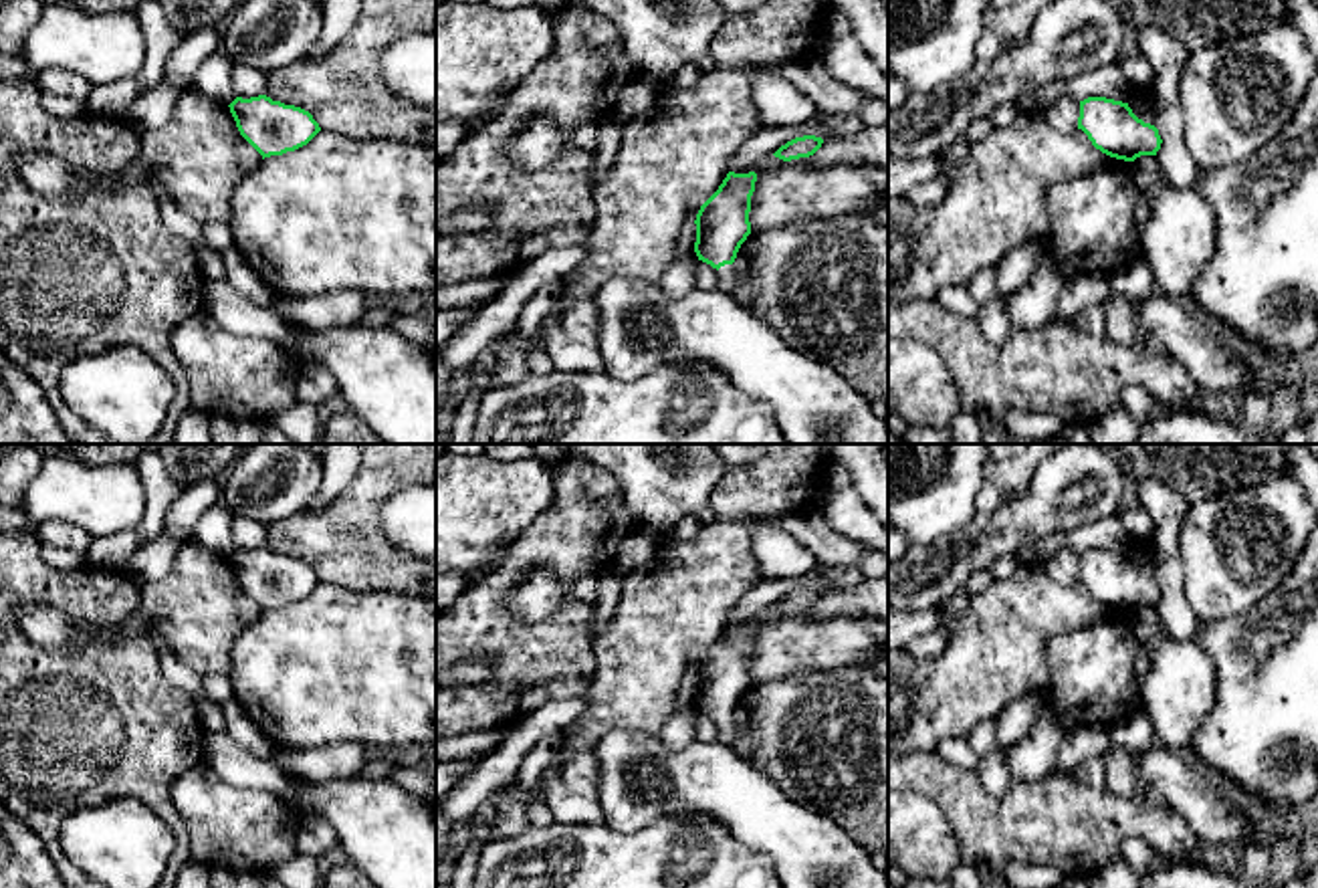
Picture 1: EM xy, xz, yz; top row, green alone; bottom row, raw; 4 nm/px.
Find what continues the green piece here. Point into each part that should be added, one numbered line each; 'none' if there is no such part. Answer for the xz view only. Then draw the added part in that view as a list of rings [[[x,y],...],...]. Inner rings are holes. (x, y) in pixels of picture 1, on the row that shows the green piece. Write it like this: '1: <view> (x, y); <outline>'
1: xz (725, 271); [[[725,264],[719,268],[721,285],[719,291],[733,297],[733,266]]]

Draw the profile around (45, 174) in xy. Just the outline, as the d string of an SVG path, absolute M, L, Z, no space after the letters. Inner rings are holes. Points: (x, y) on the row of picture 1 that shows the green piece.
M28 151L16 157L10 178L40 198L59 200L83 198L85 180L91 176L79 174L52 153Z

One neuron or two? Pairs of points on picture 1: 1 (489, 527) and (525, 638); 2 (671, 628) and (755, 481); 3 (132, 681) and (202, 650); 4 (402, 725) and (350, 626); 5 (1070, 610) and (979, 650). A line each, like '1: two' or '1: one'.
1: two
2: one
3: two
4: one
5: one

